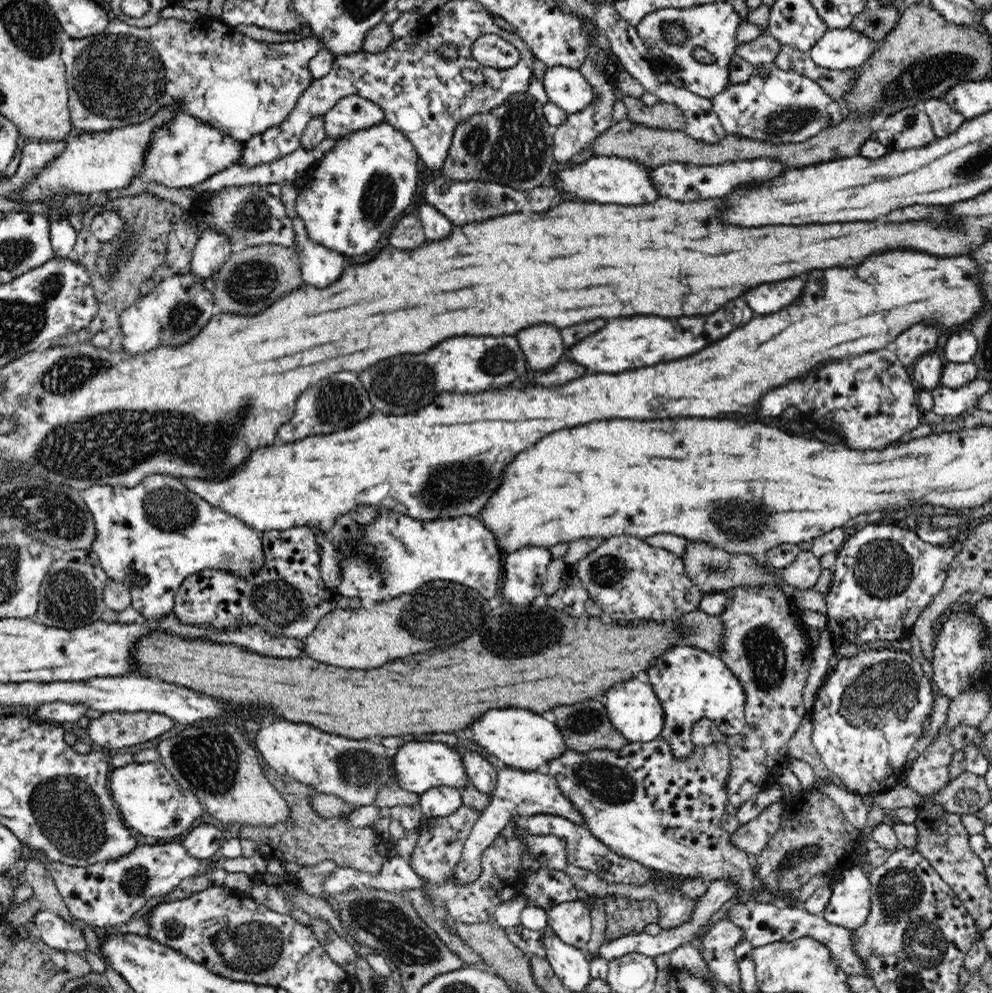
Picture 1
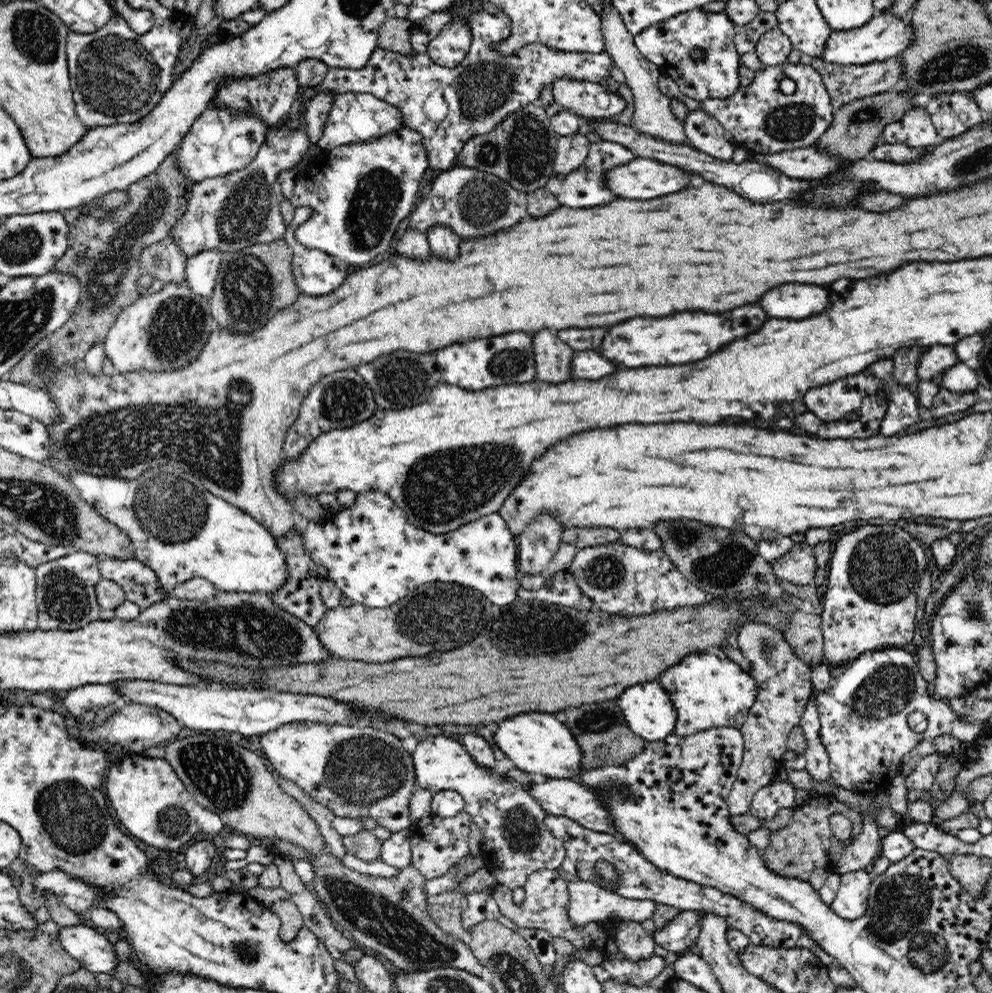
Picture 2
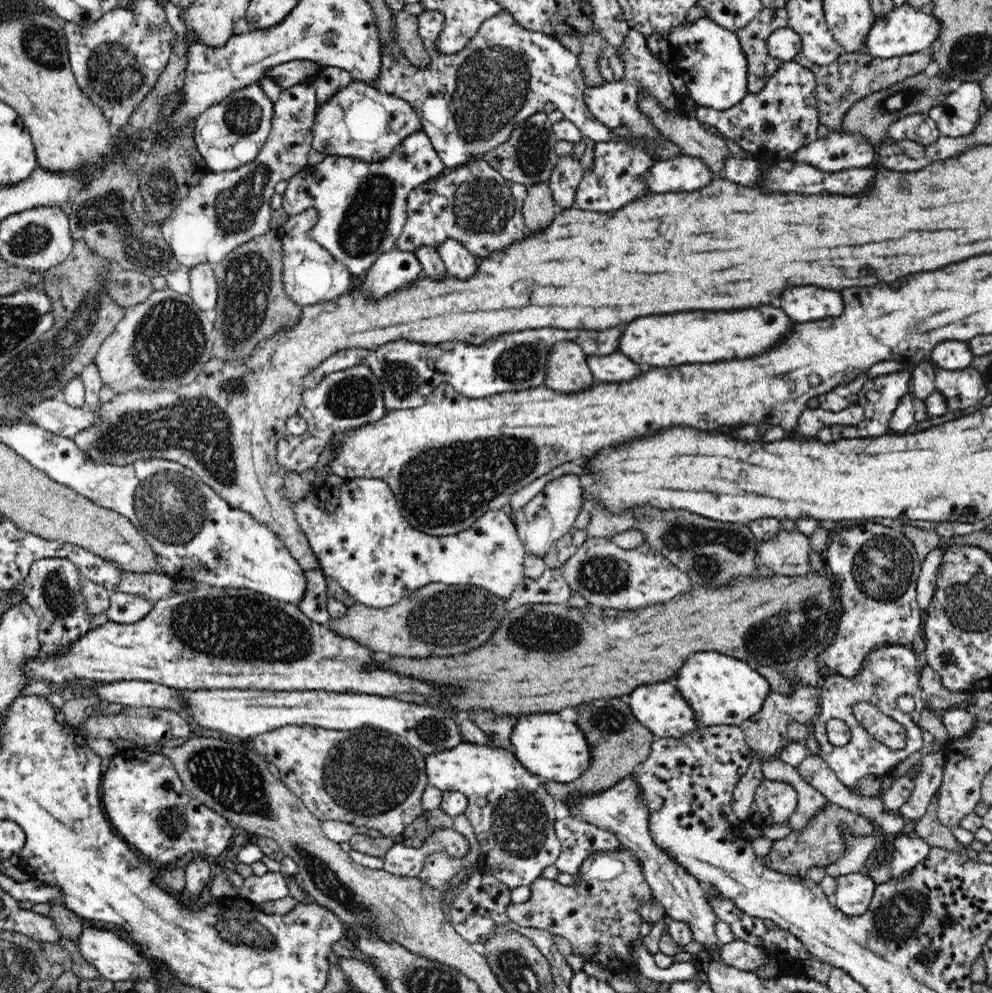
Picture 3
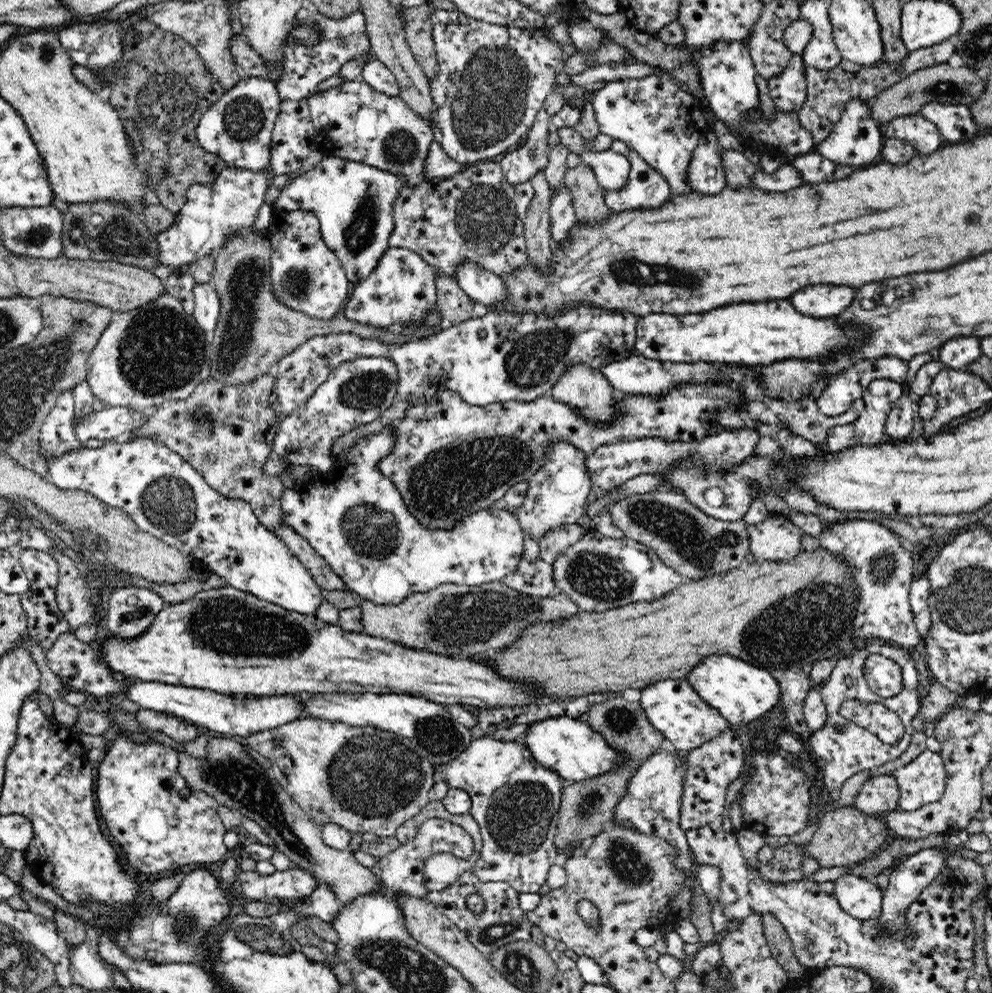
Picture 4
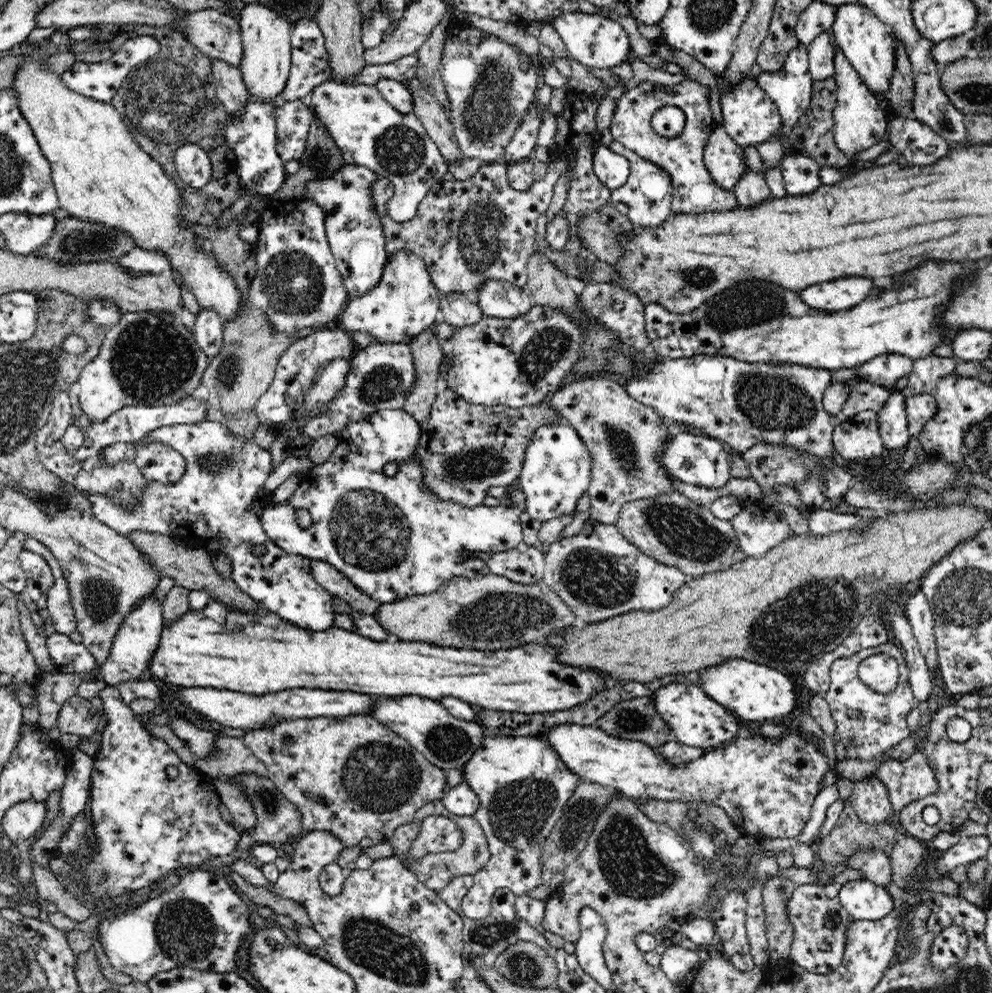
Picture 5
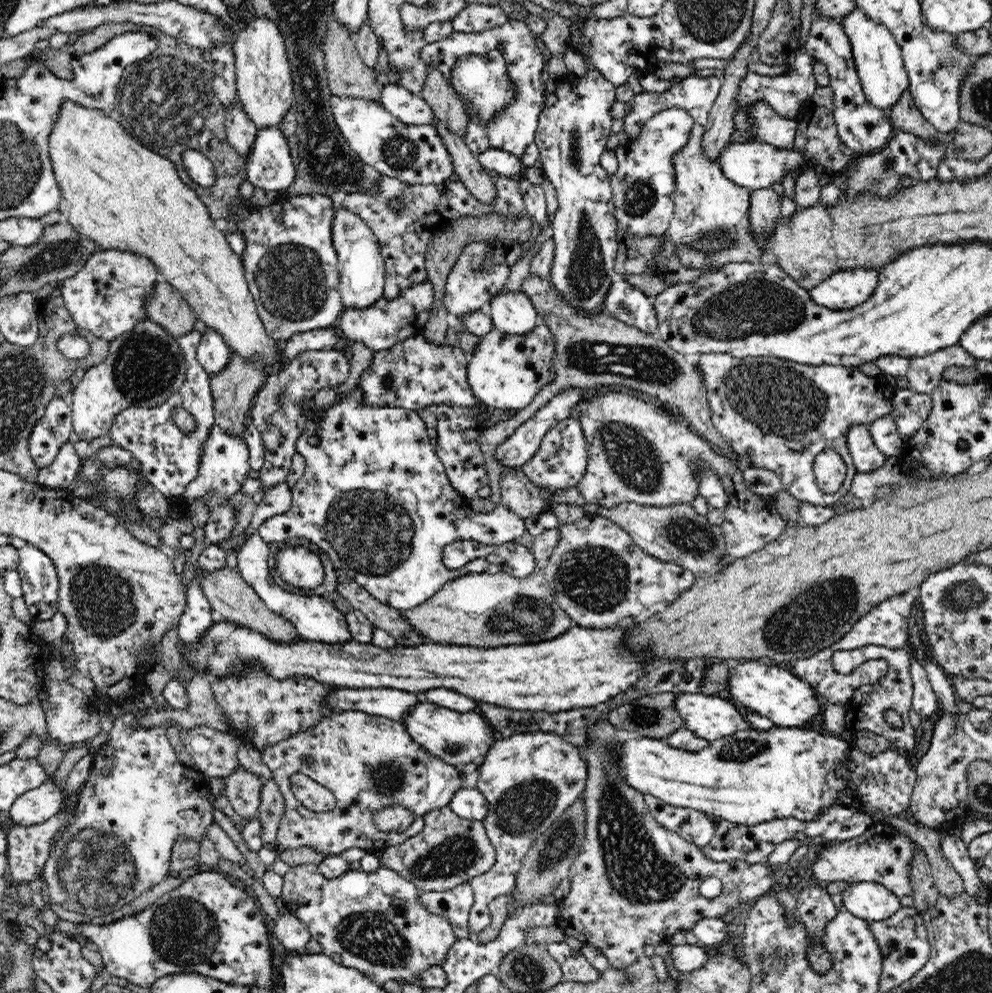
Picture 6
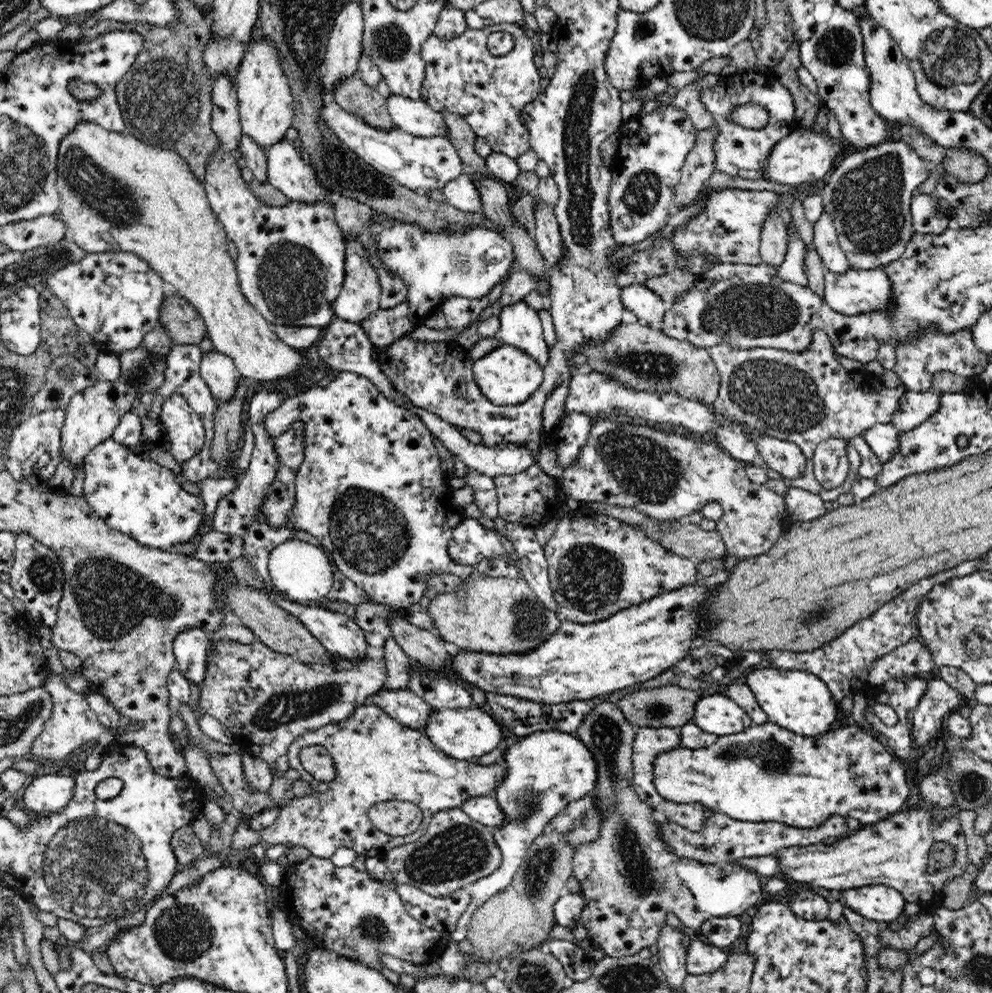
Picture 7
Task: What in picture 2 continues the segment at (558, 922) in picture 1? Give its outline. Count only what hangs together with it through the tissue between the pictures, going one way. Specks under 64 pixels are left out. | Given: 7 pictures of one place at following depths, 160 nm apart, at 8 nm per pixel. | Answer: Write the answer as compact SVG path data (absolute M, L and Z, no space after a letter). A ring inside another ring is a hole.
M588 881L572 886L567 913L572 926L607 919L644 922L656 912L656 901L634 900Z

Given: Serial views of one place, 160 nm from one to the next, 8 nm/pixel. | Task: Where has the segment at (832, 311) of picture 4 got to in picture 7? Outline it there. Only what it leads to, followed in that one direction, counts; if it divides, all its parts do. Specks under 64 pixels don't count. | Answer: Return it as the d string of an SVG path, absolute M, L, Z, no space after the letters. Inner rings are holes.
M851 266L844 274L825 271L824 286L823 300L840 314L859 315L893 307L892 284L882 268L862 270Z

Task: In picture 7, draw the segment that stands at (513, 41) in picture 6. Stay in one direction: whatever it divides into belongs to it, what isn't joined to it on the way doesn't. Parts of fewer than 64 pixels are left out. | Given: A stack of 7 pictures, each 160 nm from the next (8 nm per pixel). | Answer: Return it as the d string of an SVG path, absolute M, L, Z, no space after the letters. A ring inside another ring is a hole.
M500 23L484 26L480 30L467 28L460 36L452 40L442 40L432 34L422 44L422 59L425 63L425 82L422 86L422 100L438 113L453 112L462 116L477 137L482 137L490 145L491 152L502 153L512 159L518 158L530 150L528 128L522 119L526 104L534 102L542 90L539 69L536 68L534 57L539 52L535 50L537 43L526 27L519 24ZM493 32L510 33L515 40L513 50L505 56L496 57L491 54L488 41Z

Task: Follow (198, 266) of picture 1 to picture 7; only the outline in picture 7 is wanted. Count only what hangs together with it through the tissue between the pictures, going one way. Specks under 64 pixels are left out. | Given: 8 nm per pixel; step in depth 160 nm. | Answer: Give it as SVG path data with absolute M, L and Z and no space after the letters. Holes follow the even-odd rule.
M216 350L203 354L200 372L218 402L227 401L233 397L240 376L230 357Z

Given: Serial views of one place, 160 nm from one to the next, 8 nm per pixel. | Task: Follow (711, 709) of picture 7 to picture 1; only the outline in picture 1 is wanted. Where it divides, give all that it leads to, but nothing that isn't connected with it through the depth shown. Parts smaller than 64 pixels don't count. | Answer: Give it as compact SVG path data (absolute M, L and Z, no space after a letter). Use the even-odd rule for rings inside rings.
M643 676L614 684L606 690L602 699L610 722L628 742L650 742L660 737L664 722L663 708L654 689Z

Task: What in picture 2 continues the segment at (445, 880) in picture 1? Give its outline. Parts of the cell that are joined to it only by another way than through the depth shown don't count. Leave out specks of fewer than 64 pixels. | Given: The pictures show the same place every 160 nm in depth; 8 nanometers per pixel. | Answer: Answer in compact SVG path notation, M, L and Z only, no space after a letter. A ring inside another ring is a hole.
M466 811L457 816L442 818L431 814L416 821L407 831L411 844L411 864L425 879L433 879L446 874L454 863L468 856L468 833L471 817Z

